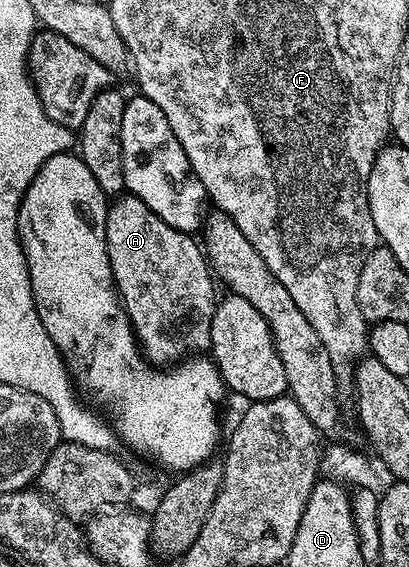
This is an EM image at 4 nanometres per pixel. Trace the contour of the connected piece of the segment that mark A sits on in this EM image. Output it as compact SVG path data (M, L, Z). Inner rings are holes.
M130 195L116 196L108 204L105 239L115 290L119 292L123 309L129 315L135 340L143 350L144 357L156 367L170 367L210 350L211 324L217 304L217 281L202 244L192 234L177 231L177 227L169 227L169 223L153 215L153 211L149 211L141 199Z

